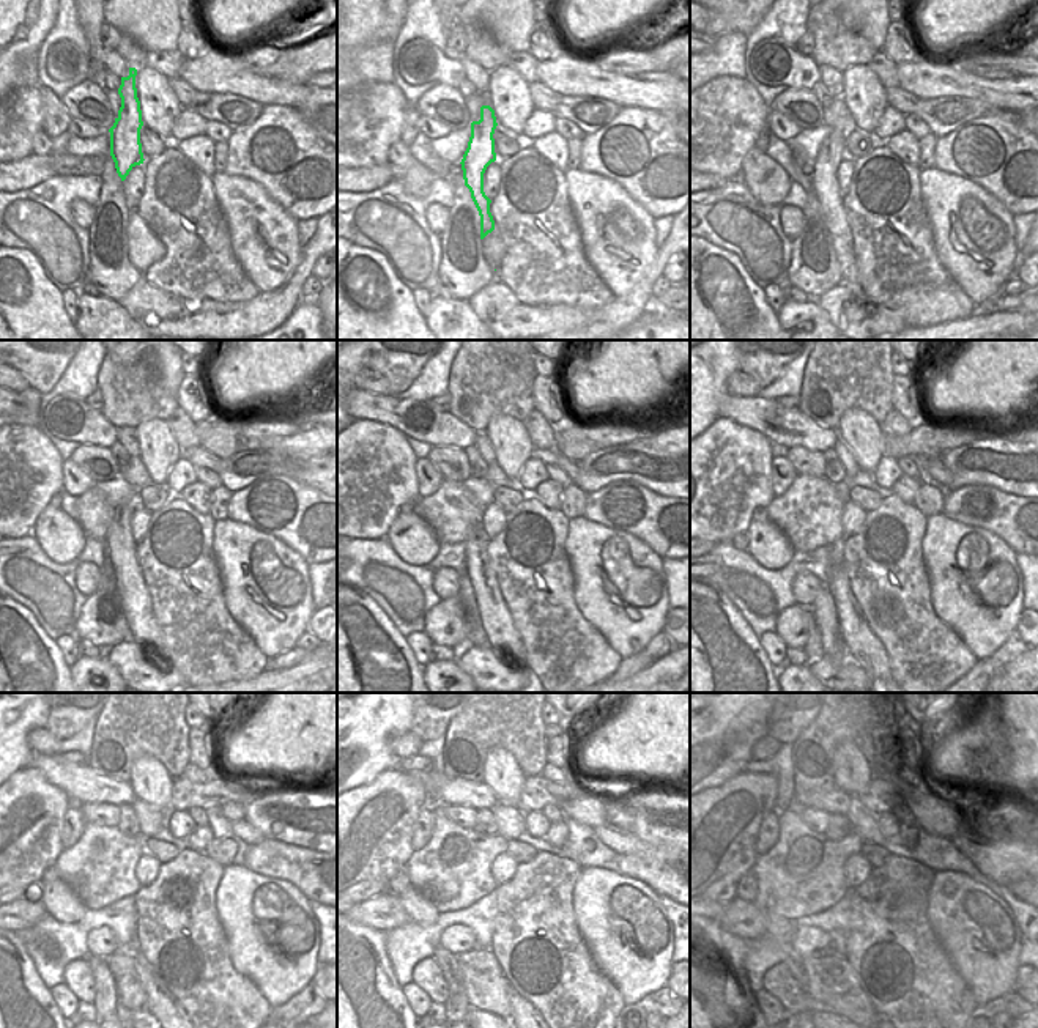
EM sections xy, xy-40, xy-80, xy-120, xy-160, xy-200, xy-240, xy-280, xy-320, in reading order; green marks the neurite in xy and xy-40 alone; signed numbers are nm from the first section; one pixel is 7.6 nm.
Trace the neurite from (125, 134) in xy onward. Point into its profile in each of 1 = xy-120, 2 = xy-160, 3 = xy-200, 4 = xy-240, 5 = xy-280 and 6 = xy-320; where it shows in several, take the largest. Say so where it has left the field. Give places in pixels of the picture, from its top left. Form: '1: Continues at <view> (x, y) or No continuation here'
1: Continues at xy-120 (137, 603)
2: Continues at xy-160 (501, 635)
3: Continues at xy-200 (862, 646)
4: Continues at xy-240 (166, 1011)
5: Continues at xy-280 (523, 1013)
6: Continues at xy-320 (882, 1013).

